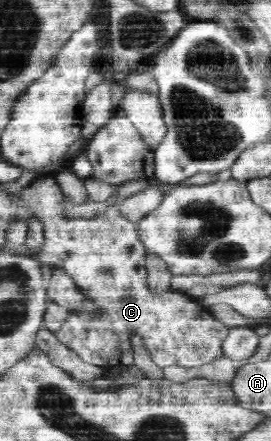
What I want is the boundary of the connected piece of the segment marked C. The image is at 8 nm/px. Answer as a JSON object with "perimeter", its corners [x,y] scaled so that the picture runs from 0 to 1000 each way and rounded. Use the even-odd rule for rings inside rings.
{"perimeter":[[[170,399],[81,435],[81,456],[140,478],[140,492],[162,503],[170,553],[159,574],[137,585],[151,599],[221,601],[269,630],[273,646],[303,664],[299,698],[255,705],[236,735],[210,748],[207,764],[295,805],[321,823],[387,837],[402,830],[472,834],[498,825],[494,766],[513,766],[524,789],[546,800],[561,821],[590,834],[609,830],[731,830],[819,805],[812,780],[845,753],[845,739],[775,712],[727,673],[694,664],[620,658],[568,662],[550,646],[539,615],[535,553],[506,540],[506,524],[443,467],[406,467],[358,490],[240,497],[232,478],[232,435],[196,399]]]}

